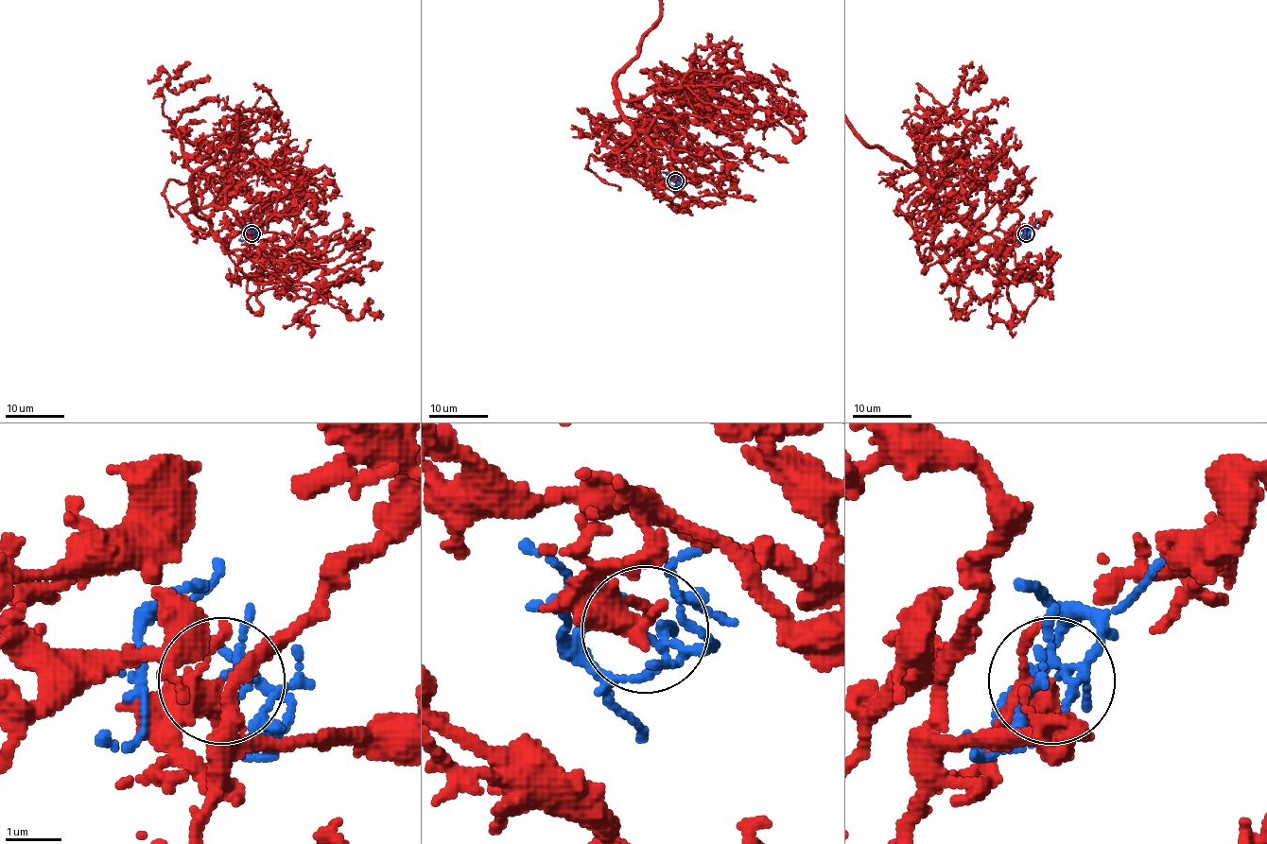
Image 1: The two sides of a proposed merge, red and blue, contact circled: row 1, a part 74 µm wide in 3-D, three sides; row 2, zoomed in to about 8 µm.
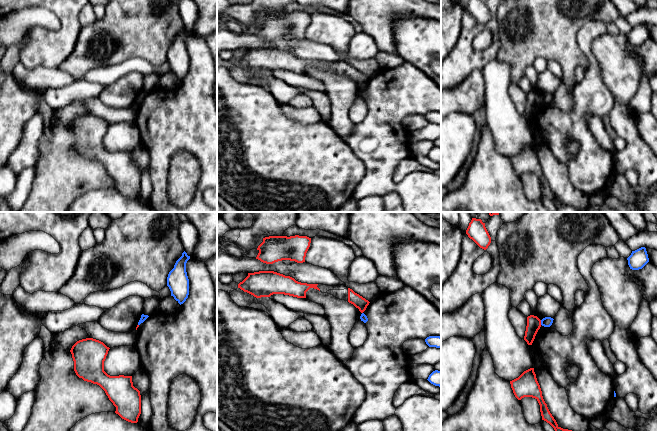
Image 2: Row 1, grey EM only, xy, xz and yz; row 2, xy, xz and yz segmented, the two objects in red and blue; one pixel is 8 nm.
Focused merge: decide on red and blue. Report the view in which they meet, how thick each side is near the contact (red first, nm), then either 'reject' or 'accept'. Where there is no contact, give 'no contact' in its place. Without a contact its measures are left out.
yz | 110/80 nm | reject

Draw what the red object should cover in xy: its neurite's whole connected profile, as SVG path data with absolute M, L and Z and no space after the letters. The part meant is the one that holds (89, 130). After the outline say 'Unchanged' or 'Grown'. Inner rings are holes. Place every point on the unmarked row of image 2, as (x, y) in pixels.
M93 114L77 117L70 126L74 147L84 157L99 161L116 183L115 189L122 195L137 199L141 190L140 167L133 162L132 152L110 152L104 147L109 125Z. Unchanged

